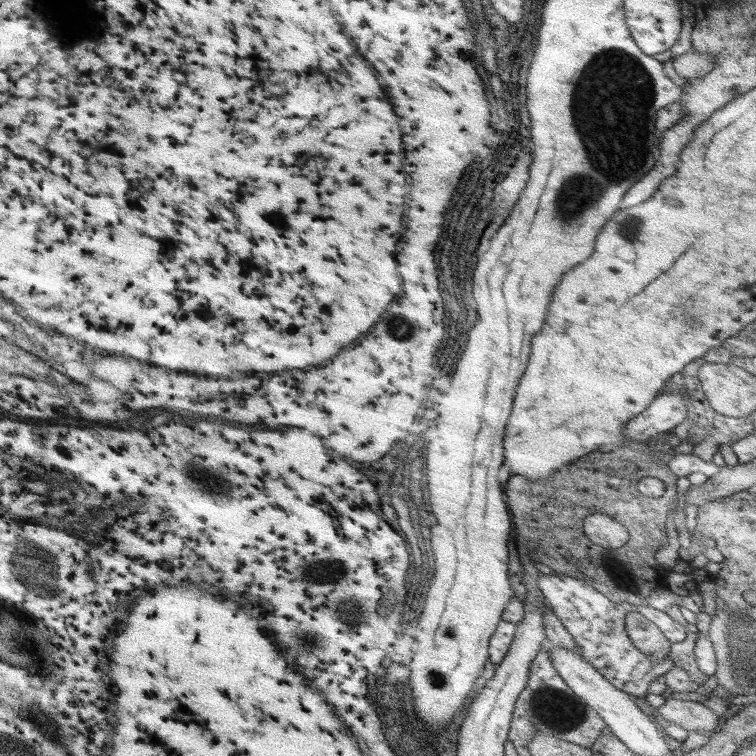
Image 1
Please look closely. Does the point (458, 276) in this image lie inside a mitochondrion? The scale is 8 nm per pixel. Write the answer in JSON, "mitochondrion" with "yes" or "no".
{"mitochondrion":"no"}

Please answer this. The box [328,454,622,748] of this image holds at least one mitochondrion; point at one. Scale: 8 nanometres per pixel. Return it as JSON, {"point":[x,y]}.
{"point":[550,707]}

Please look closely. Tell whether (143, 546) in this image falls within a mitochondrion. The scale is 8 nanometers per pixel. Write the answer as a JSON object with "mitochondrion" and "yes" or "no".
{"mitochondrion":"no"}

